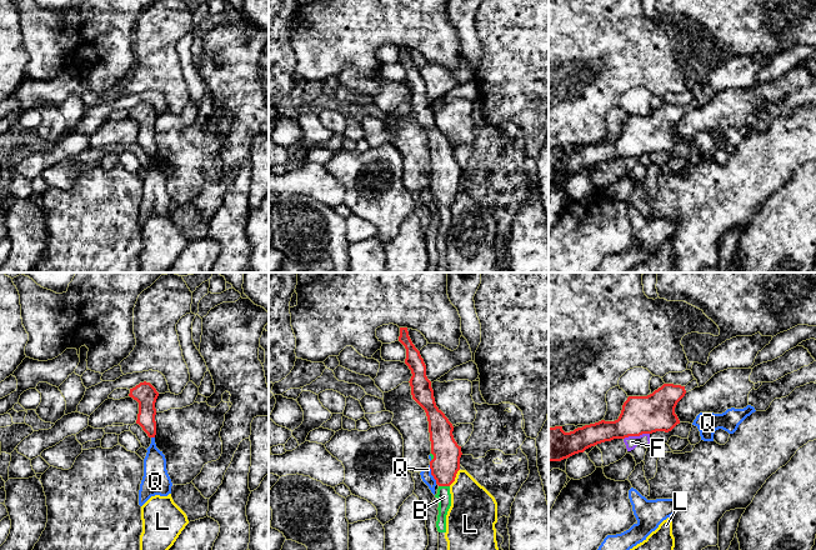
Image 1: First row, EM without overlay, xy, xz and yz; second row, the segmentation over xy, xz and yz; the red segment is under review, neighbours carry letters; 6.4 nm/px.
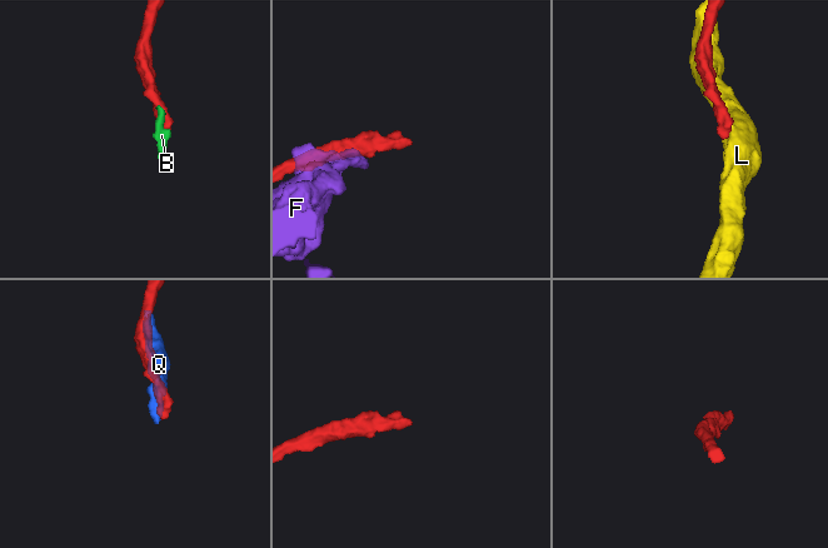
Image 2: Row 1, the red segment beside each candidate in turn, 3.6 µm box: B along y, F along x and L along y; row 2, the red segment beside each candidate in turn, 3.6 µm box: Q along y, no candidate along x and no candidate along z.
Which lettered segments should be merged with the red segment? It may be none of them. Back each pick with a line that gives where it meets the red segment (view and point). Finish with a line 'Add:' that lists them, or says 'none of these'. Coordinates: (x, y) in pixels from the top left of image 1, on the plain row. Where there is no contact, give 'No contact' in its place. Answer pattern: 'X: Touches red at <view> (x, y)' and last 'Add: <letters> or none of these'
B: Touches red at xz (444, 205)
Add: B

